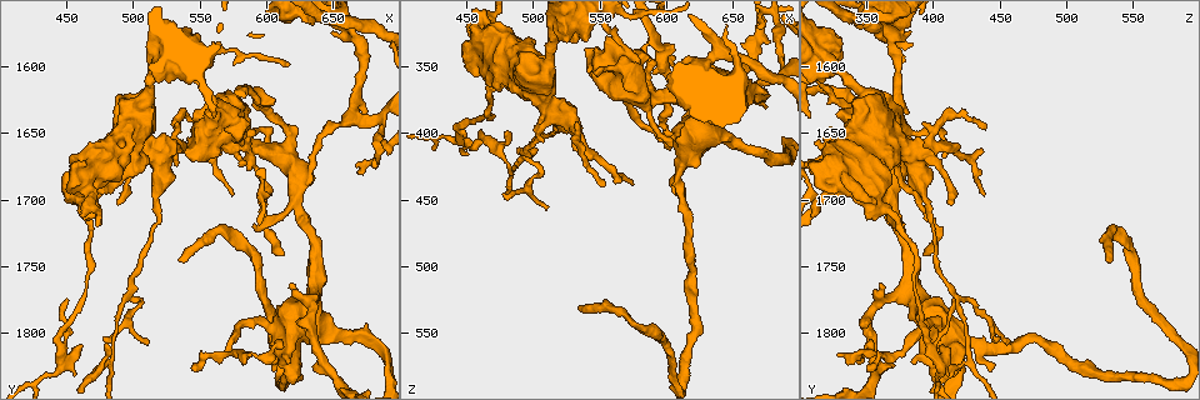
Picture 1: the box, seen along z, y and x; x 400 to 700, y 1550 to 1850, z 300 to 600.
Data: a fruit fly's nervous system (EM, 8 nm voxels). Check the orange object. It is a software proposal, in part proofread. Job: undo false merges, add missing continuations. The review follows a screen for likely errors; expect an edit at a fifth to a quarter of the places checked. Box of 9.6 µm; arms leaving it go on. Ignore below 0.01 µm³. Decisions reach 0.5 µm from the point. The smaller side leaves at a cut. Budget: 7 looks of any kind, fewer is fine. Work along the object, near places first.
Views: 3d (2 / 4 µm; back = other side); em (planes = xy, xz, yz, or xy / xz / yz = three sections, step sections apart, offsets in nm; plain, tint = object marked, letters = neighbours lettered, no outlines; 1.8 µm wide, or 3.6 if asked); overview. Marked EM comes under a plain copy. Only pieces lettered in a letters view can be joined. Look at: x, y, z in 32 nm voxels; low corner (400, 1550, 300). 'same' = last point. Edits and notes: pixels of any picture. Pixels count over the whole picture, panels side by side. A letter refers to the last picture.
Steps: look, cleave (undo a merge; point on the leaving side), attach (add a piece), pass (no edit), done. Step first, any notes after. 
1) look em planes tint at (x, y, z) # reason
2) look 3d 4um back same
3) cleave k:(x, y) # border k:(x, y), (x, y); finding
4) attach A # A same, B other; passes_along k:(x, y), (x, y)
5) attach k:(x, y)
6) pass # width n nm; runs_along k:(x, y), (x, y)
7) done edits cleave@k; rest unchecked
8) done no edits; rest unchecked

look 3d 4um at (682, 1660, 324) # sharp bend

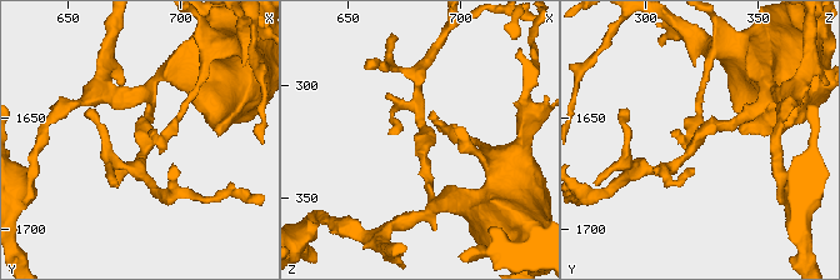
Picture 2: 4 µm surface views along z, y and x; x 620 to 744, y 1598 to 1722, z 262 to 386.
look em planes letters at (684, 1661, 323)

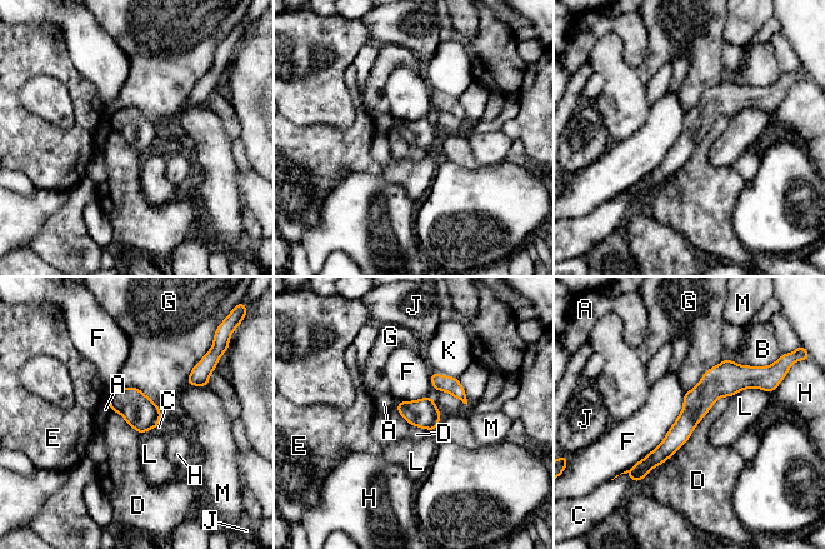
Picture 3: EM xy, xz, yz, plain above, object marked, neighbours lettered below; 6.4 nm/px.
pass # width 180 nm; A other, B other, C other, D other, E other, F other, G other, H other, J other, K other, L other, M other; all the same neuron

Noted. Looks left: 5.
look 3d 4um at (648, 1576, 382) # free end

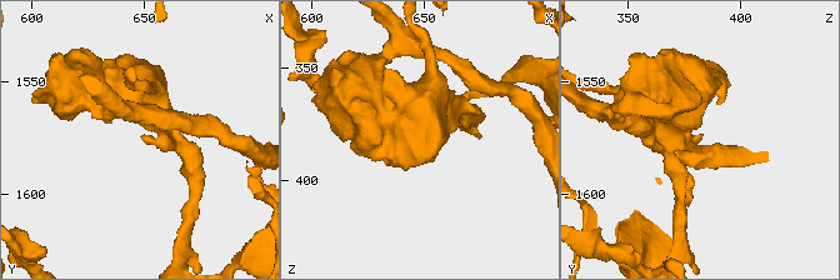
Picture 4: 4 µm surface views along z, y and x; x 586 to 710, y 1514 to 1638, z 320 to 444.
look em xy step 16 letters at (650, 1576, 383)

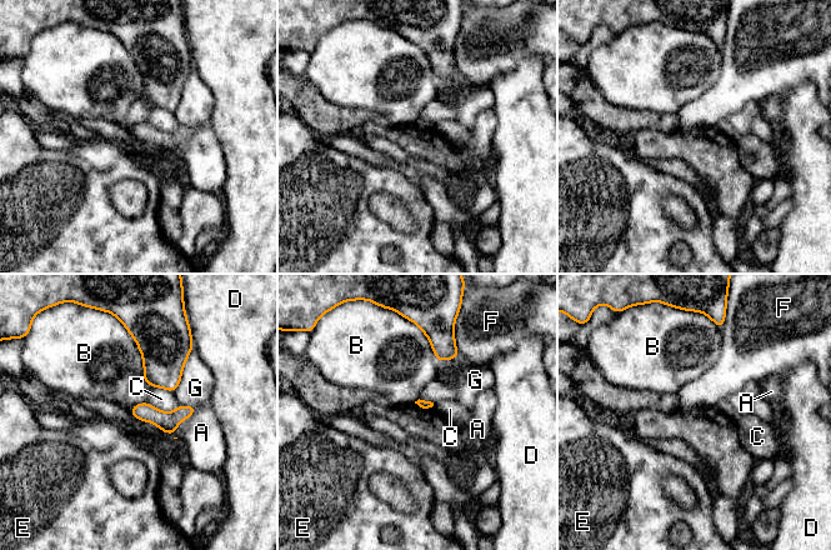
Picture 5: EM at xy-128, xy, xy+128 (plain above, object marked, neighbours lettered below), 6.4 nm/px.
look em planes letters same # cut it another way

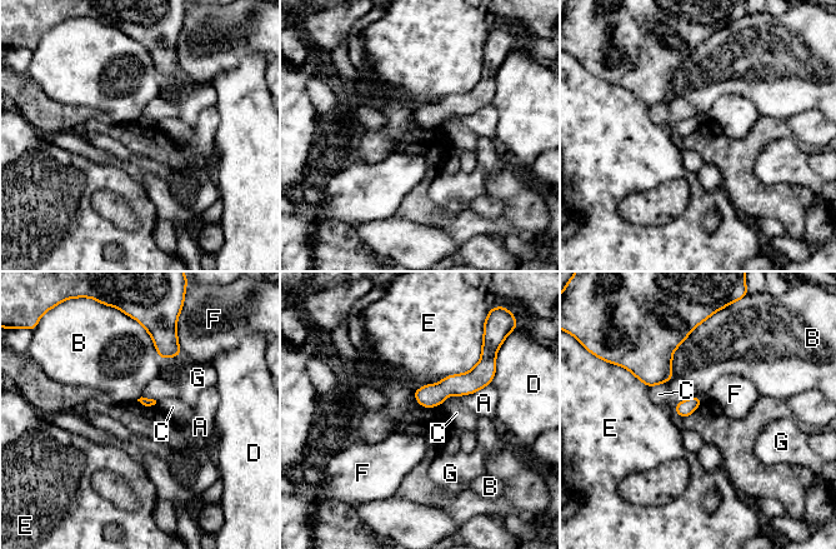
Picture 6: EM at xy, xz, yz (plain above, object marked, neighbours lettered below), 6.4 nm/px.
pass # A other, B other, C other, D other, E other, F other, G other; no lettered piece goes on from it

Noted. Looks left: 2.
done no edits; rest unchecked

